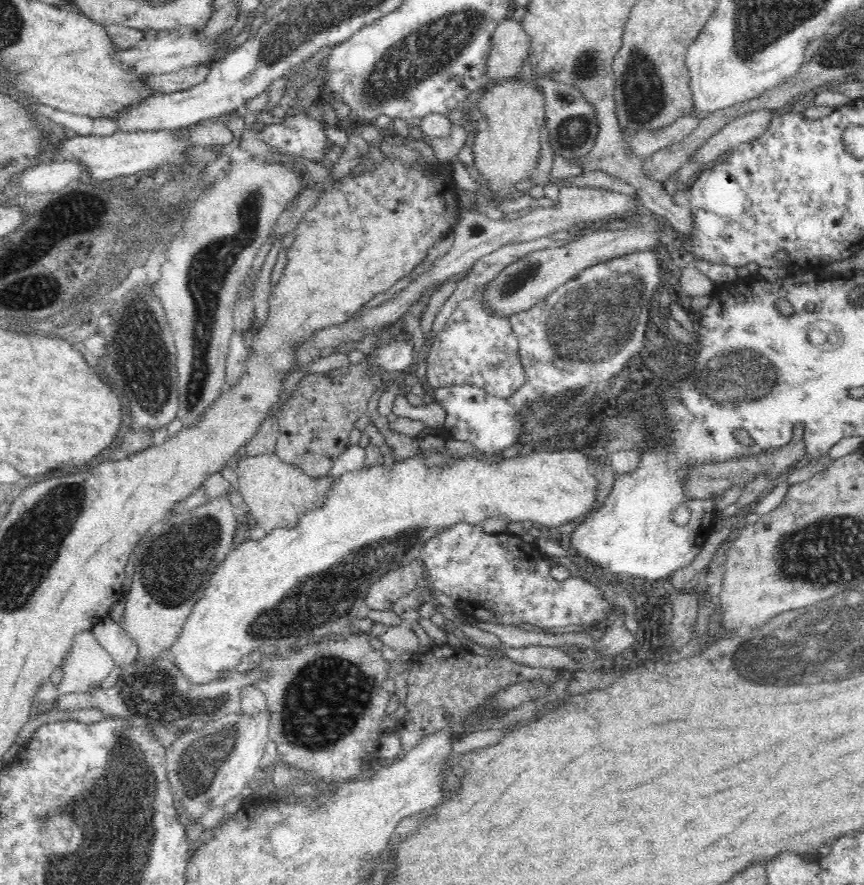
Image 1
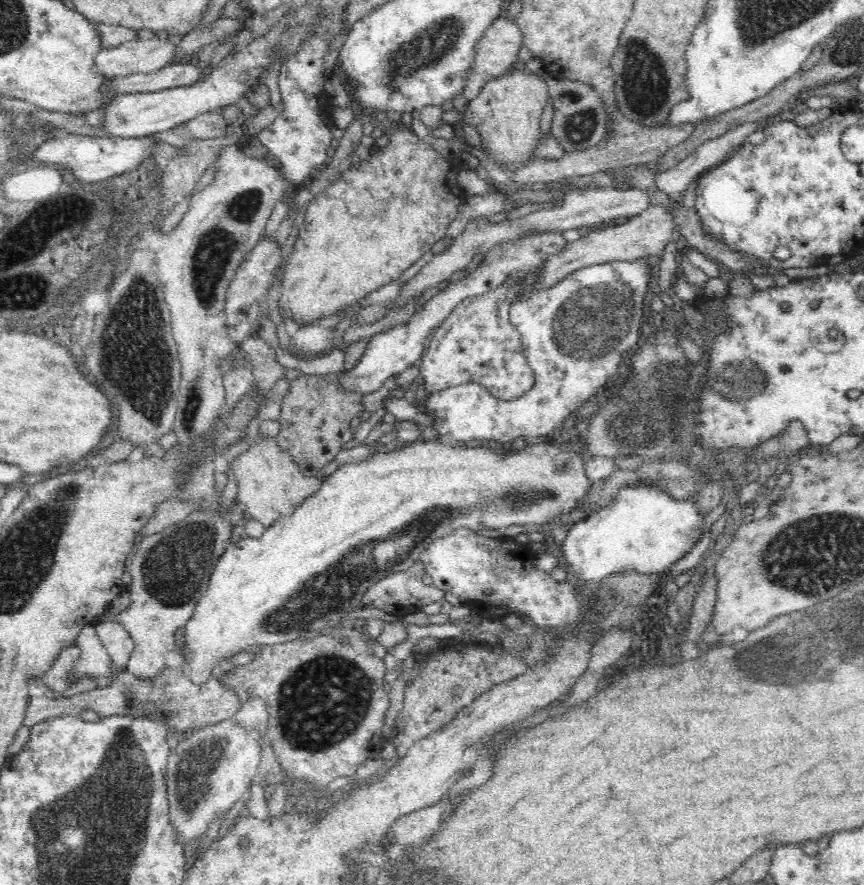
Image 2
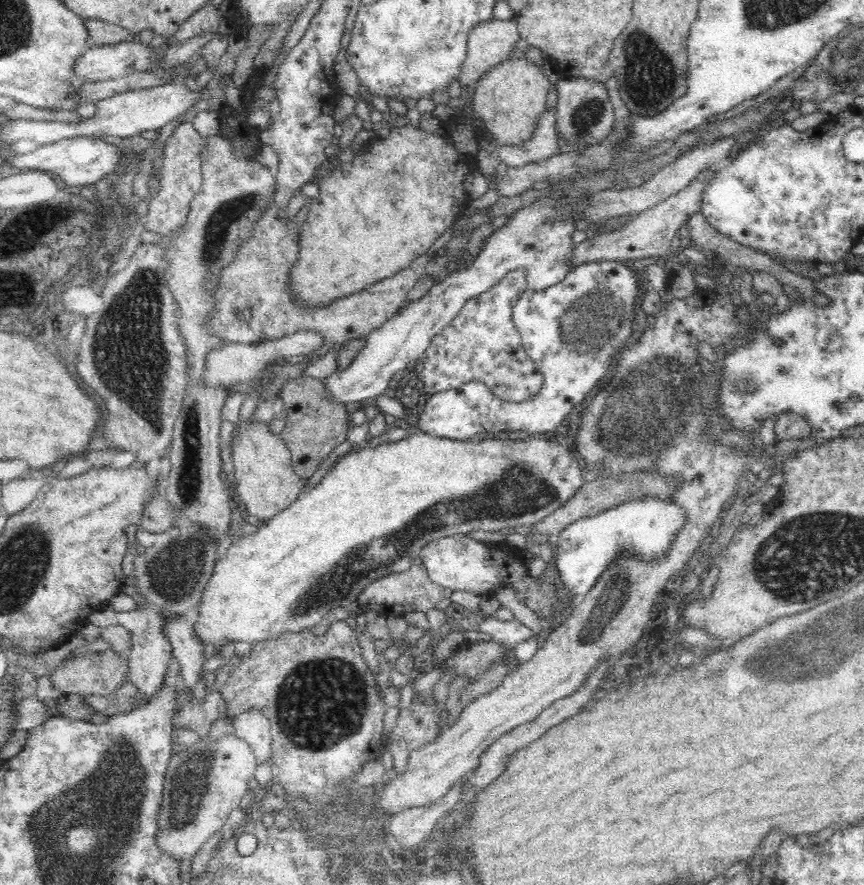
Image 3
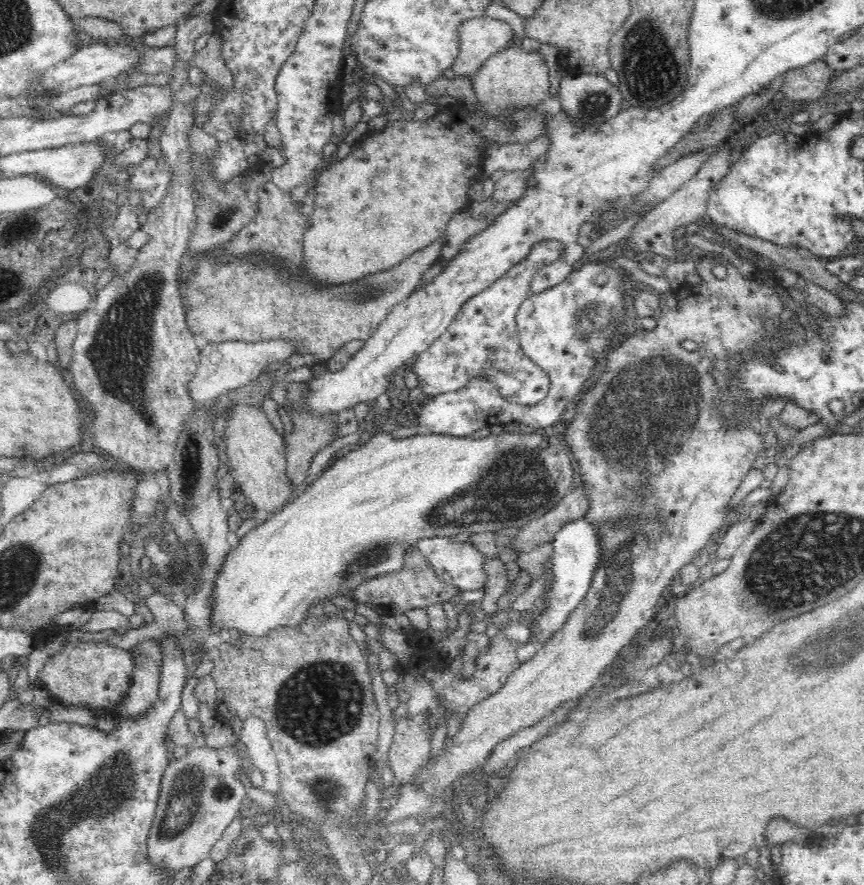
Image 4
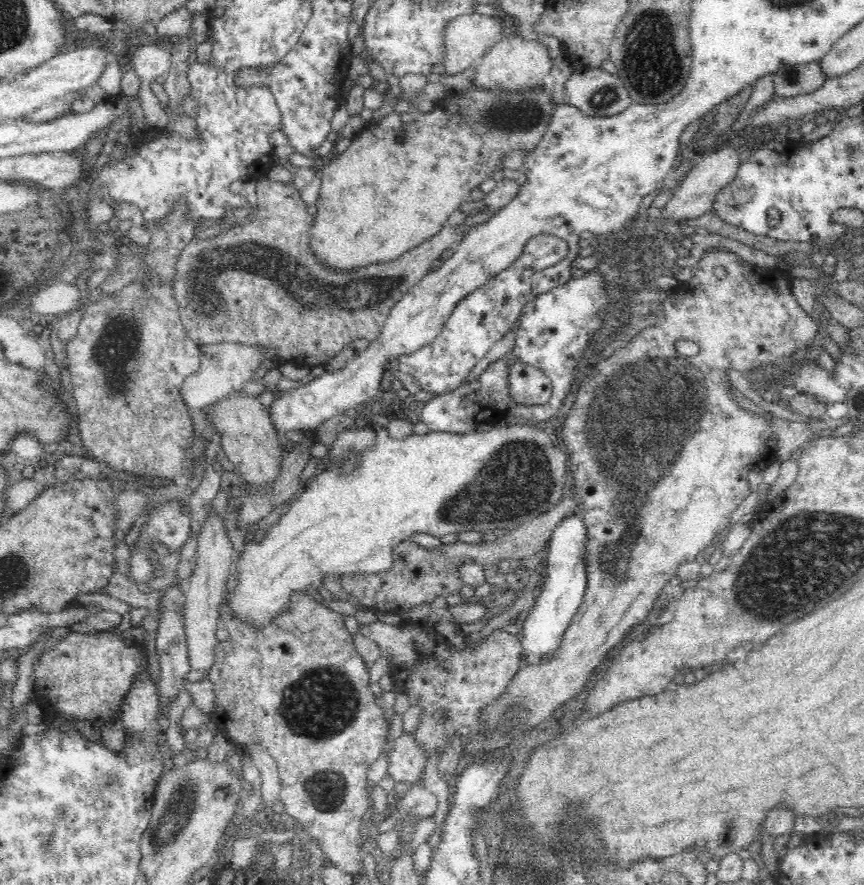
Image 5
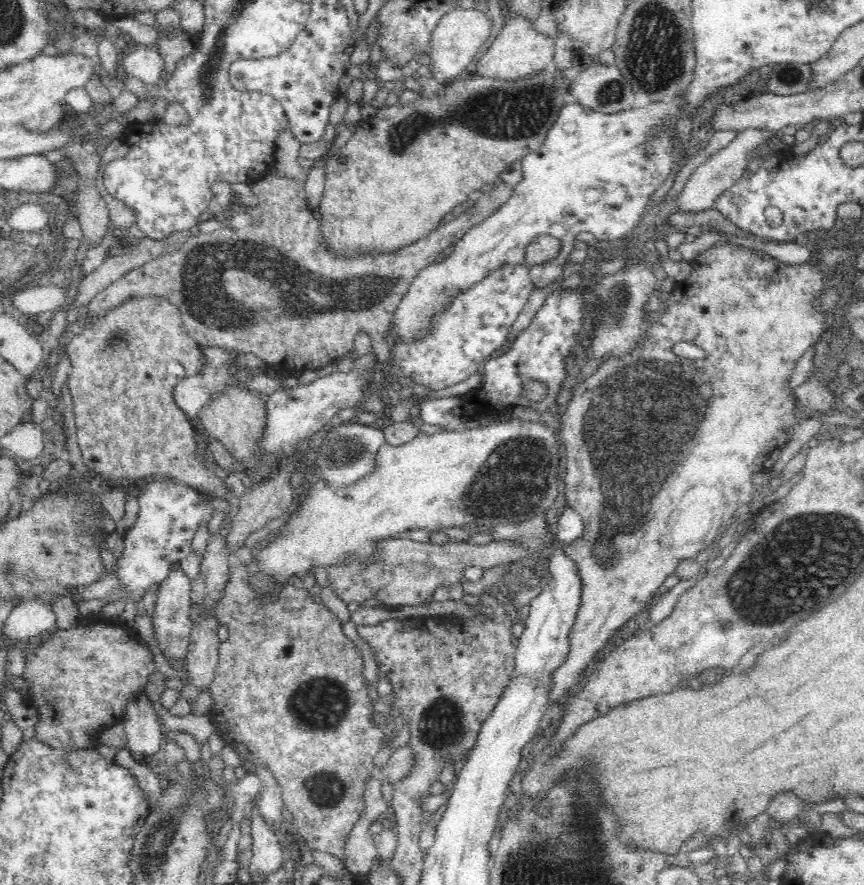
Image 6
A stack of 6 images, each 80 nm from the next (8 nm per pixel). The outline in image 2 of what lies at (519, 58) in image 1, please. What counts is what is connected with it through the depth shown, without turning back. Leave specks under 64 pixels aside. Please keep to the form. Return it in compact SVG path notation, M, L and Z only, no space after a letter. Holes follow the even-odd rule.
M500 16L492 22L491 26L483 32L483 35L475 44L476 56L474 56L474 64L472 64L472 69L469 70L467 81L461 92L466 102L476 98L483 84L487 83L488 80L503 75L506 71L514 69L519 64L518 56L522 45L523 34L518 23L513 18Z

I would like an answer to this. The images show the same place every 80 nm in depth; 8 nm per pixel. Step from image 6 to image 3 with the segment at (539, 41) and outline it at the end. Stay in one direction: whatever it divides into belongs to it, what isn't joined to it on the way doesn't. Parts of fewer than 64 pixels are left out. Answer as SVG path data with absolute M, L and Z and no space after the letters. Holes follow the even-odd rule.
M516 53L510 60L488 69L476 83L473 94L473 110L485 120L486 129L480 135L492 134L492 139L502 145L519 145L528 140L538 124L539 114L545 110L550 87L544 71L524 54Z

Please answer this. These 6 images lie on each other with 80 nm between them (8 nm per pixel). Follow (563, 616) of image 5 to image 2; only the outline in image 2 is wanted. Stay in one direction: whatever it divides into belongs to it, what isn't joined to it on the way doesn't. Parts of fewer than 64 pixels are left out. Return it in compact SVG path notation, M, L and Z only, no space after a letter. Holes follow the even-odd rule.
M651 482L628 484L614 496L614 500L591 513L585 519L575 522L565 539L559 541L565 569L570 581L588 588L595 587L606 576L622 571L636 571L645 575L666 574L669 568L690 551L701 534L704 516L694 504L672 498L666 490L653 486Z

